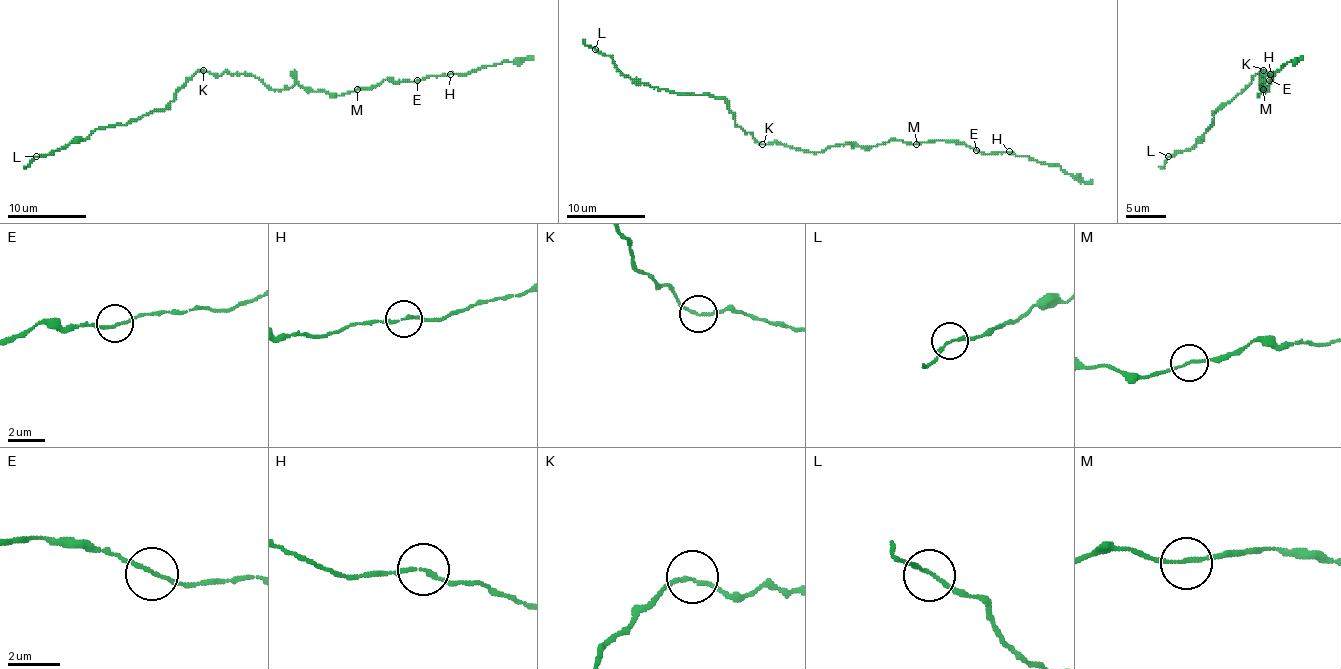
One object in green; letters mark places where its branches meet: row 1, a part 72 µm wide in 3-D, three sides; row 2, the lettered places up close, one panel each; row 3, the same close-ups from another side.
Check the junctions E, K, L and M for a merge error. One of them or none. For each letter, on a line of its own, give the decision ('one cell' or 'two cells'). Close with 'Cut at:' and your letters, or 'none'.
E: one cell
K: one cell
L: one cell
M: one cell
Cut at: none

